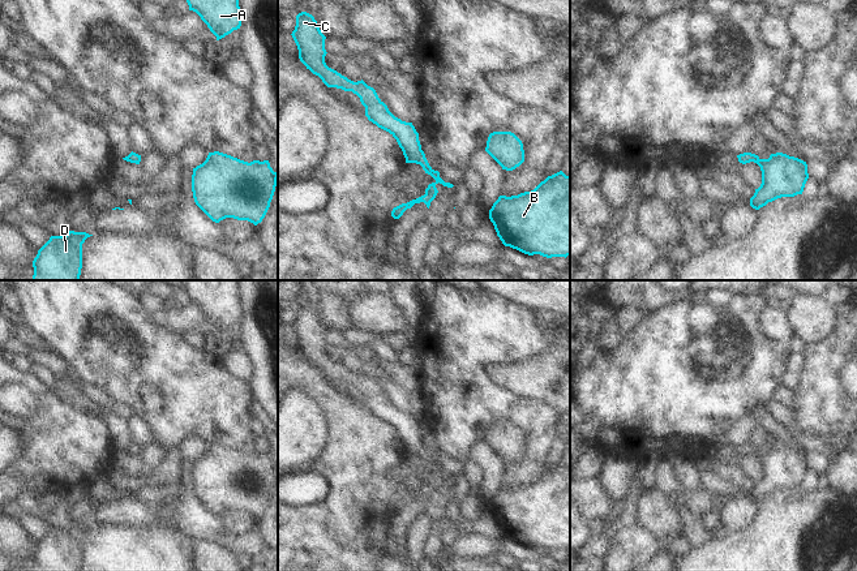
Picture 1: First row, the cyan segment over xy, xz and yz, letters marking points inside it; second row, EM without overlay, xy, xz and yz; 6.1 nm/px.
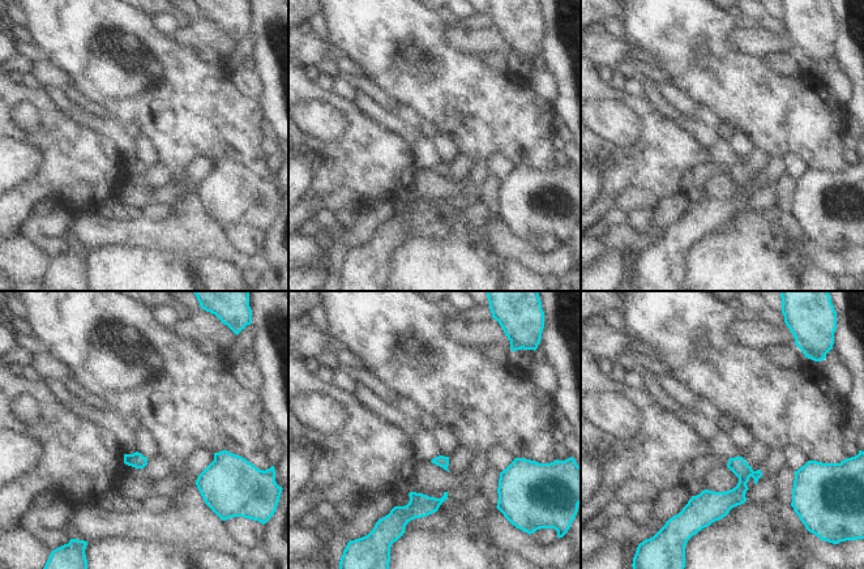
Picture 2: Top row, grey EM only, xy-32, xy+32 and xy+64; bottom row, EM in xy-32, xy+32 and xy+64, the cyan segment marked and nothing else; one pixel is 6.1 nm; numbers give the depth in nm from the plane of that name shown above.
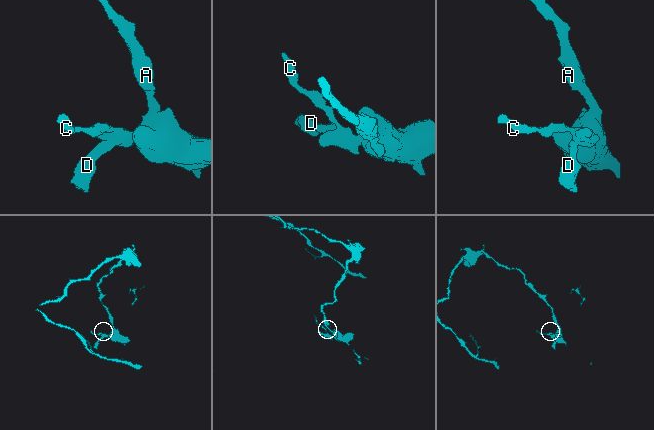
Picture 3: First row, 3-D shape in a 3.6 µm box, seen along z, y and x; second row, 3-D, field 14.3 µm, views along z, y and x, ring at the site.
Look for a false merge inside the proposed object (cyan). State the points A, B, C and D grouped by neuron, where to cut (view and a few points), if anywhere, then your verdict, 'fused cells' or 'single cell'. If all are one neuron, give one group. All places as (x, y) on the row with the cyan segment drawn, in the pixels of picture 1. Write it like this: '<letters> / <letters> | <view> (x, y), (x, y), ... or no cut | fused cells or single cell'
A B C D | no cut | single cell

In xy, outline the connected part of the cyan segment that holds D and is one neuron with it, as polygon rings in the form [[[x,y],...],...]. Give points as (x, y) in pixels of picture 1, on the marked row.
[[[69,231],[64,236],[51,236],[38,250],[33,261],[34,275],[31,280],[80,280],[82,269],[82,244],[89,235],[86,232]]]

